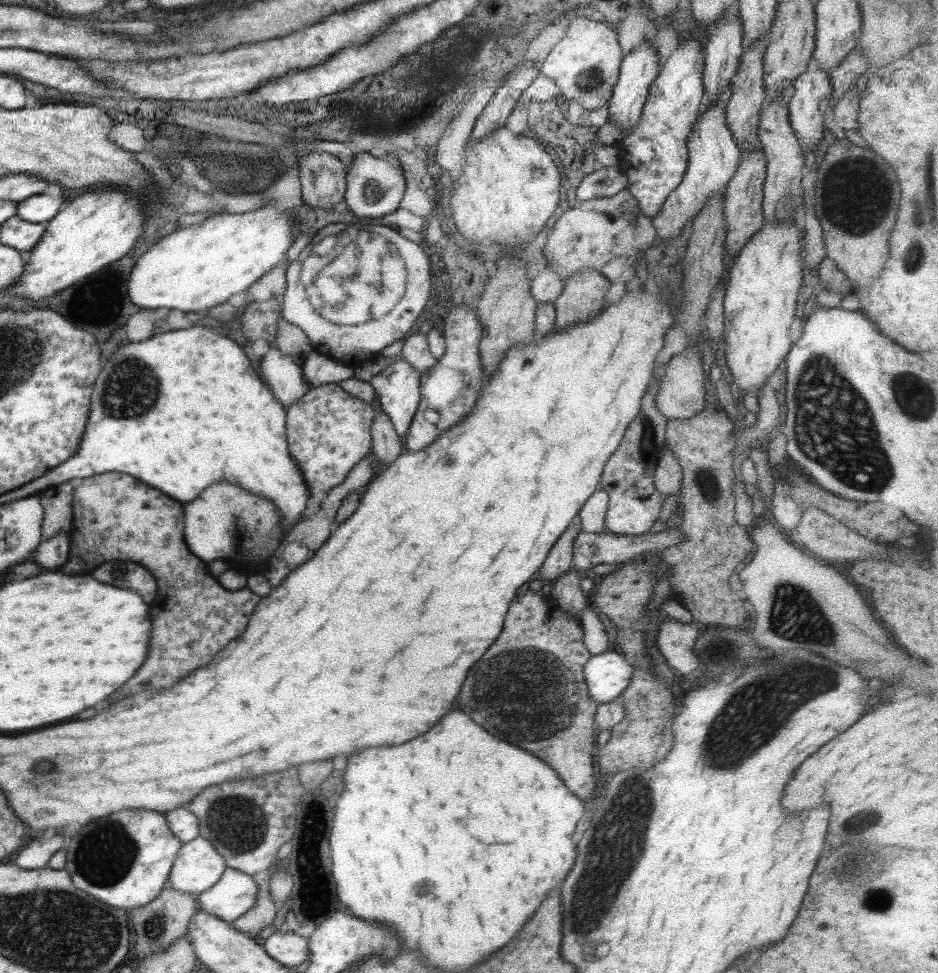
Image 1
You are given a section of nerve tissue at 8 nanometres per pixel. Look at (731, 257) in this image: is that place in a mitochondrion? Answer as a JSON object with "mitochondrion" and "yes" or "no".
{"mitochondrion":"no"}

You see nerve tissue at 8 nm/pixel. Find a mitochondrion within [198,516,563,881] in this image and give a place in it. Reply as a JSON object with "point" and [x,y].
{"point":[238,825]}

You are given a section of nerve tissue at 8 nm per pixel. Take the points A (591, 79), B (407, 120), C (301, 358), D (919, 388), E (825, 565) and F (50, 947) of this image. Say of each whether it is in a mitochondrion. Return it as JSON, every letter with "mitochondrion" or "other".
{"A":"mitochondrion","B":"other","C":"other","D":"mitochondrion","E":"other","F":"mitochondrion"}

